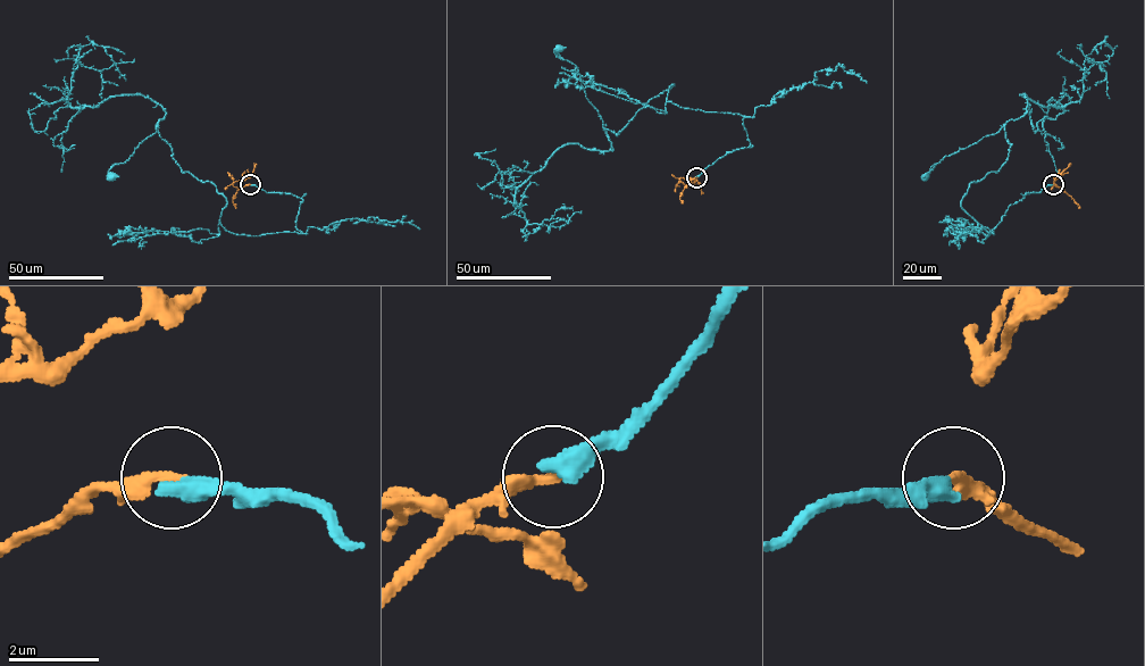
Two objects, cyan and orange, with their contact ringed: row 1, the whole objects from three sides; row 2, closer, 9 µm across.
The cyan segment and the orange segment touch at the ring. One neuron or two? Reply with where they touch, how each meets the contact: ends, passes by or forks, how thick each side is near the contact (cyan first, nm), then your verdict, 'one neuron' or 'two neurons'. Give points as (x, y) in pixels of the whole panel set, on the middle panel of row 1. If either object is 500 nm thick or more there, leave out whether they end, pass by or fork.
at (696, 177); cyan ends there; orange ends there; 480 nm thick on the cyan side, 280 nm on the other; one neuron

